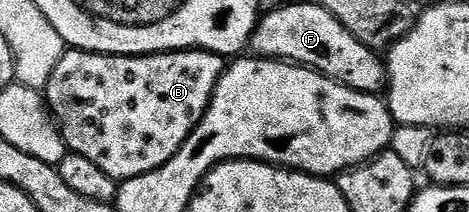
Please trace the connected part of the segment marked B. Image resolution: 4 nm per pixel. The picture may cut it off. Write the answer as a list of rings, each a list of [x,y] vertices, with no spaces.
[[[66,50],[43,95],[66,149],[83,154],[103,174],[120,182],[163,166],[181,149],[203,118],[226,67],[226,61],[216,52],[204,50],[154,52],[152,56],[105,56],[102,52]]]

